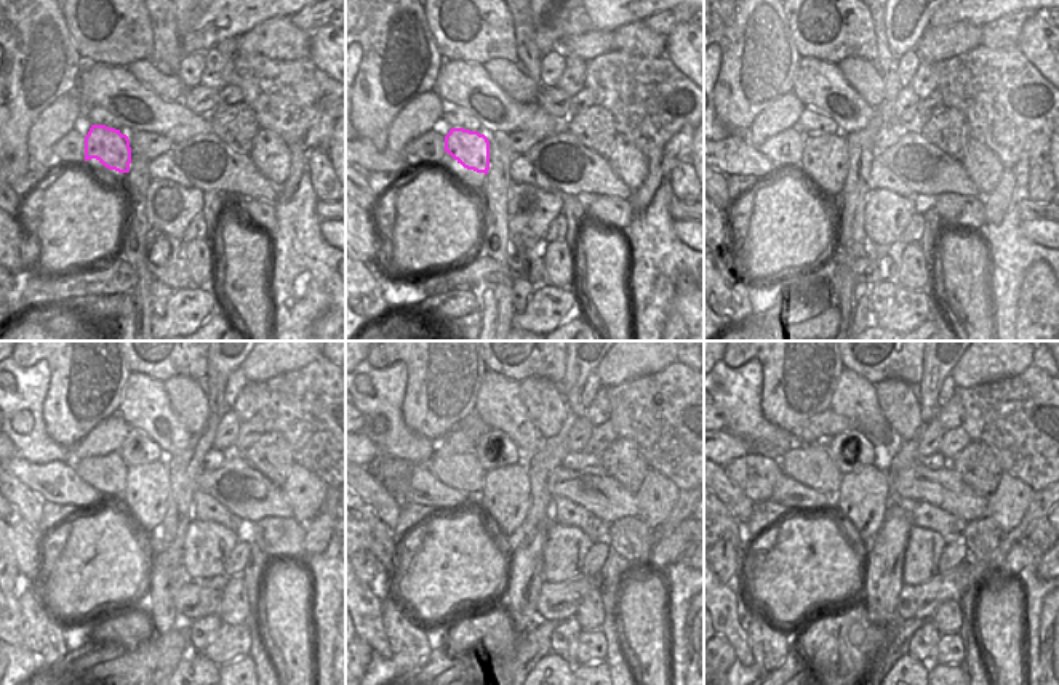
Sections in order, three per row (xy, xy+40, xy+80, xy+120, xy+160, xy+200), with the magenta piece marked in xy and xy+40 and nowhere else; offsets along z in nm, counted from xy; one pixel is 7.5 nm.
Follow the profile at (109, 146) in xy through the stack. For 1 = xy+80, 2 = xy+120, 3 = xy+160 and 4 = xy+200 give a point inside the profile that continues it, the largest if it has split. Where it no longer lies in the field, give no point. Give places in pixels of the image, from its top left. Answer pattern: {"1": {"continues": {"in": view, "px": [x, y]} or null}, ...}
{"1": {"continues": {"in": "xy+80", "px": [831, 151]}}, "2": {"continues": {"in": "xy+120", "px": [147, 488]}}, "3": {"continues": {"in": "xy+160", "px": [506, 493]}}, "4": {"continues": {"in": "xy+200", "px": [864, 496]}}}

